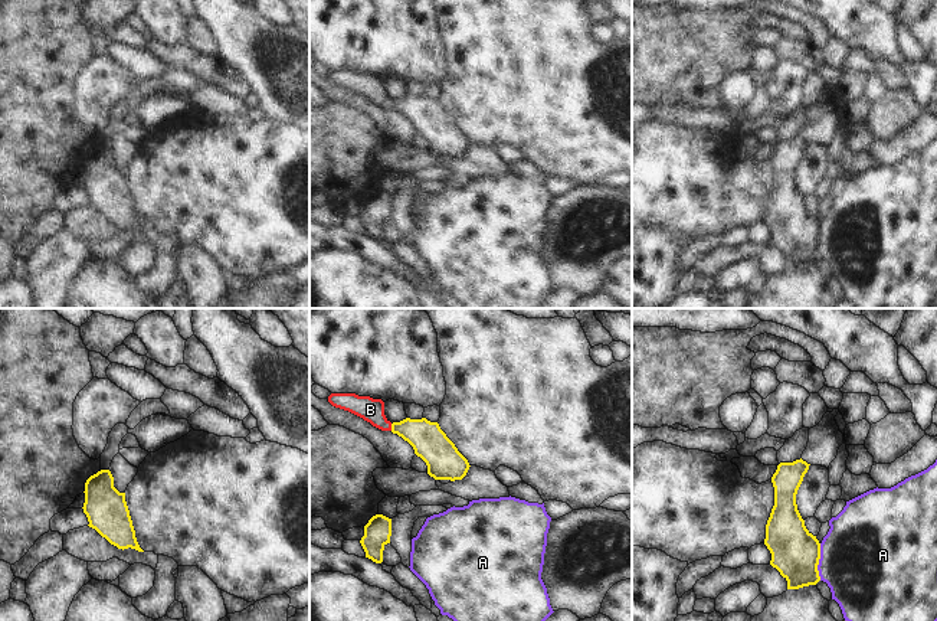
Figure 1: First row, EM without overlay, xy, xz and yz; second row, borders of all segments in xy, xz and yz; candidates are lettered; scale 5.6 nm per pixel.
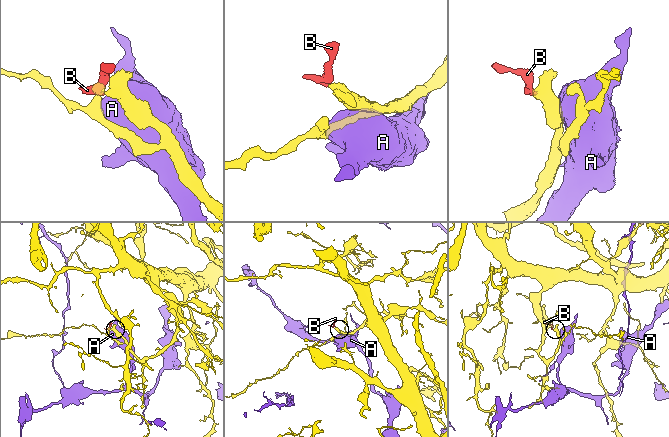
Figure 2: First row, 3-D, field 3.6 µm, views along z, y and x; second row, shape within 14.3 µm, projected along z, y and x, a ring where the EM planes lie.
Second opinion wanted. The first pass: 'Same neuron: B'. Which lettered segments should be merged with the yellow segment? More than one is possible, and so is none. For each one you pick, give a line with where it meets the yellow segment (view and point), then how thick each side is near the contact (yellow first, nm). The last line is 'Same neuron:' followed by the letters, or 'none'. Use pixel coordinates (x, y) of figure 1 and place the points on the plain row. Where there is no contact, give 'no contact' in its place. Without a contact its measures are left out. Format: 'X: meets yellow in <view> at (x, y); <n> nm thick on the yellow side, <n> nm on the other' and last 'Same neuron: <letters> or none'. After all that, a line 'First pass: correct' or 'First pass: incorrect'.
B: meets yellow in xz at (392, 104); 190 nm thick on the yellow side, 130 nm on the other
Same neuron: B
First pass: correct

